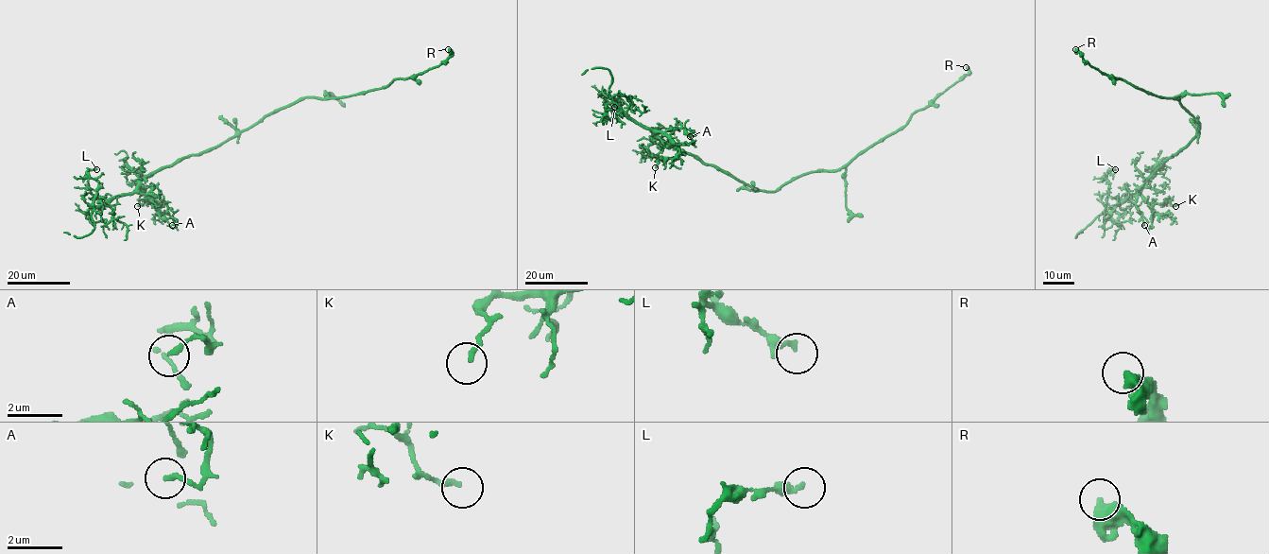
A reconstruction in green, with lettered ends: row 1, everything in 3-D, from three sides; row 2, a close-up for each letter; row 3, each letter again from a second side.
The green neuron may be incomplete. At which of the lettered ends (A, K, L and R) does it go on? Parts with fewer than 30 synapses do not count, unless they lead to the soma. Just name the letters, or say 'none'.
none

